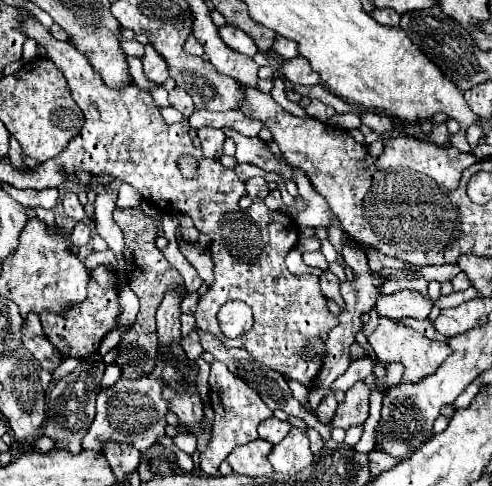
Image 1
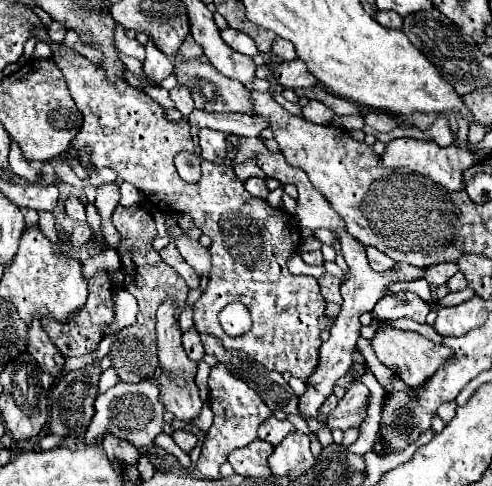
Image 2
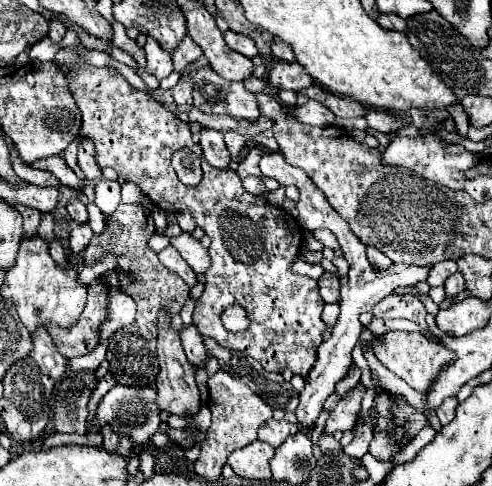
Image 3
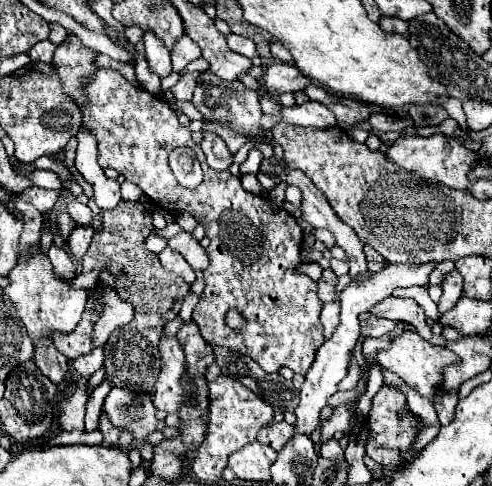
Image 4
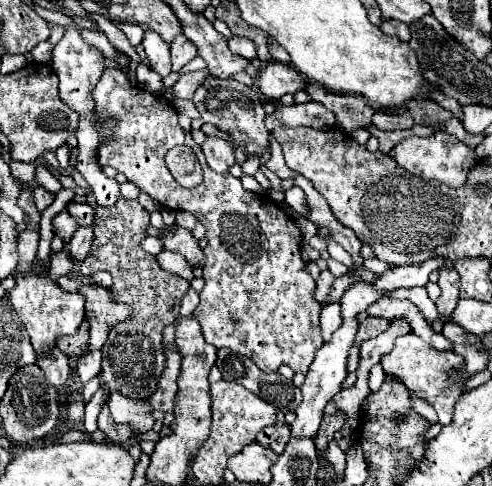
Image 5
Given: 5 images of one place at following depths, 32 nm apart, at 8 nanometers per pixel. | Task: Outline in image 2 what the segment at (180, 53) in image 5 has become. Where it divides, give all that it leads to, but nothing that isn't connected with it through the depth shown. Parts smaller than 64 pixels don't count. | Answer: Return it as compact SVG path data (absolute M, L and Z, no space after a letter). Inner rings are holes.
M186 36L180 50L182 50L184 58L200 58L202 56L202 48L200 48L200 44L196 44L196 40L192 36Z

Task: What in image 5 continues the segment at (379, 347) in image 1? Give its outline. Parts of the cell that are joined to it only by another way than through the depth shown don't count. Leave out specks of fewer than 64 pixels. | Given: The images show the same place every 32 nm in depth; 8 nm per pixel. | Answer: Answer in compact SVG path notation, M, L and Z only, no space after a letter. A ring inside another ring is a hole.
M408 332L408 334L396 338L392 352L384 354L380 358L380 364L382 364L384 372L398 376L398 380L404 382L408 390L412 390L420 398L428 400L434 406L434 410L438 414L438 422L442 426L452 420L454 404L458 402L458 398L462 394L462 384L450 386L448 384L448 372L450 370L460 372L460 368L464 368L464 360L458 354L454 354L452 350L436 350L430 344L426 344L420 336L416 336L414 332Z

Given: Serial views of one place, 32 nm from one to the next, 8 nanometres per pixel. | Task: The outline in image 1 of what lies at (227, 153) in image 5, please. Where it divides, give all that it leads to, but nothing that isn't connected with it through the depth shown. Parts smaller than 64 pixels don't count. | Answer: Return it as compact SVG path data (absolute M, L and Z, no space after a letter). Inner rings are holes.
M204 126L198 130L198 138L202 144L202 152L208 158L220 158L222 156L222 144L224 144L224 132L220 128L212 128L212 126Z

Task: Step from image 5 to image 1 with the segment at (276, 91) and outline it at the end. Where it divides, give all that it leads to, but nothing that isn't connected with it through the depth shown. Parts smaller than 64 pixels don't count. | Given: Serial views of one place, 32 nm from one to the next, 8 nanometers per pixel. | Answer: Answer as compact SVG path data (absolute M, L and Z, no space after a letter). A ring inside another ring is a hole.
M296 56L288 62L284 62L284 74L292 84L304 84L304 86L316 86L320 84L320 74L316 74L310 66L310 62L304 56Z

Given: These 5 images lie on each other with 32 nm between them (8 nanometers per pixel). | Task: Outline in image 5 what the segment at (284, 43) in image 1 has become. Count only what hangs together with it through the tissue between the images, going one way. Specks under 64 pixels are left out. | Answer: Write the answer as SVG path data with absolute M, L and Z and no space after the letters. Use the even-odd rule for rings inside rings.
M272 42L272 44L270 44L270 56L272 56L272 60L276 60L276 62L290 64L288 52L284 52L284 48L282 48L278 42Z

